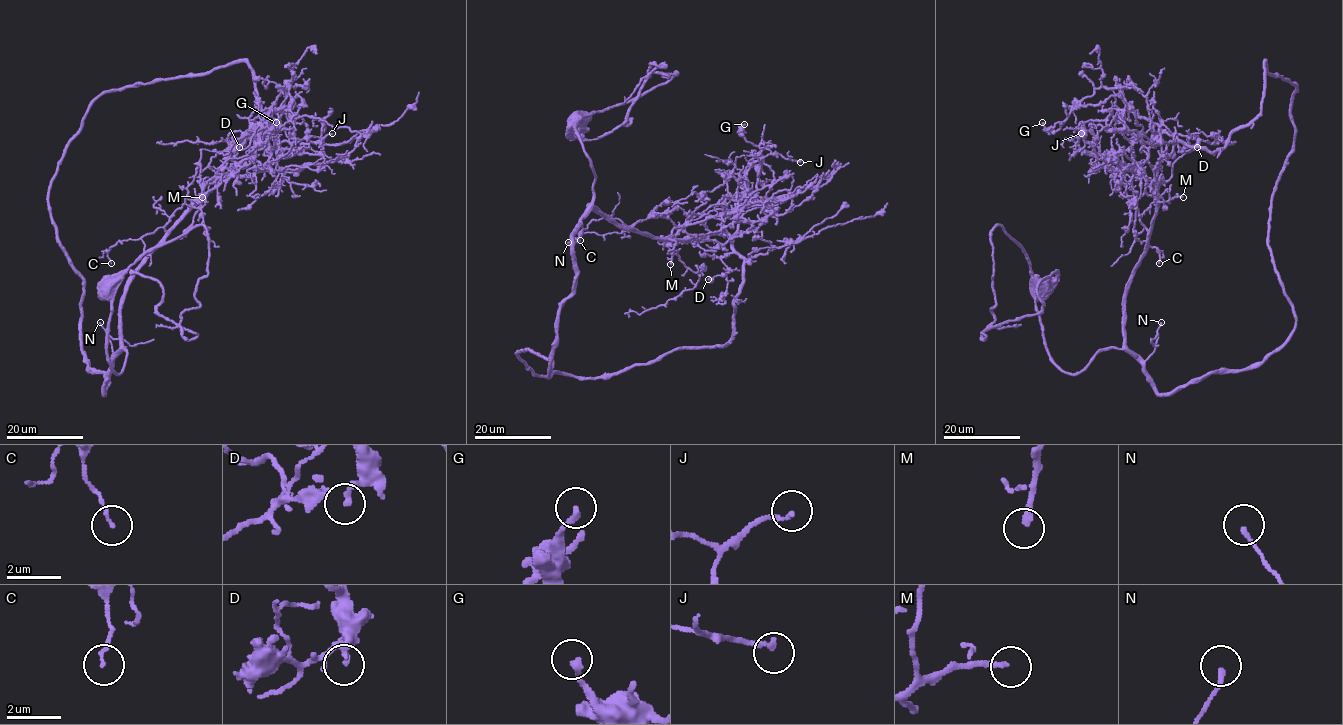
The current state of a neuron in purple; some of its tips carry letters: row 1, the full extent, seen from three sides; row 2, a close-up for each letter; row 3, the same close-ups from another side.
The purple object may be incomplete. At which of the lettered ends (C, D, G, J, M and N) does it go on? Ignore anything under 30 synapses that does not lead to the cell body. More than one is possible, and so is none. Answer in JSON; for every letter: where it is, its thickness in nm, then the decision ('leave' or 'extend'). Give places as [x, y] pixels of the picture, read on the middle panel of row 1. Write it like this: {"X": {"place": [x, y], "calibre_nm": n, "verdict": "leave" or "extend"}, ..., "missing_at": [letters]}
{"C": {"place": [580, 240], "calibre_nm": 120, "verdict": "leave"}, "D": {"place": [708, 279], "calibre_nm": 200, "verdict": "leave"}, "G": {"place": [744, 124], "calibre_nm": 220, "verdict": "leave"}, "J": {"place": [800, 162], "calibre_nm": 190, "verdict": "leave"}, "M": {"place": [670, 264], "calibre_nm": 200, "verdict": "extend"}, "N": {"place": [568, 242], "calibre_nm": 170, "verdict": "leave"}, "missing_at": ["M"]}

